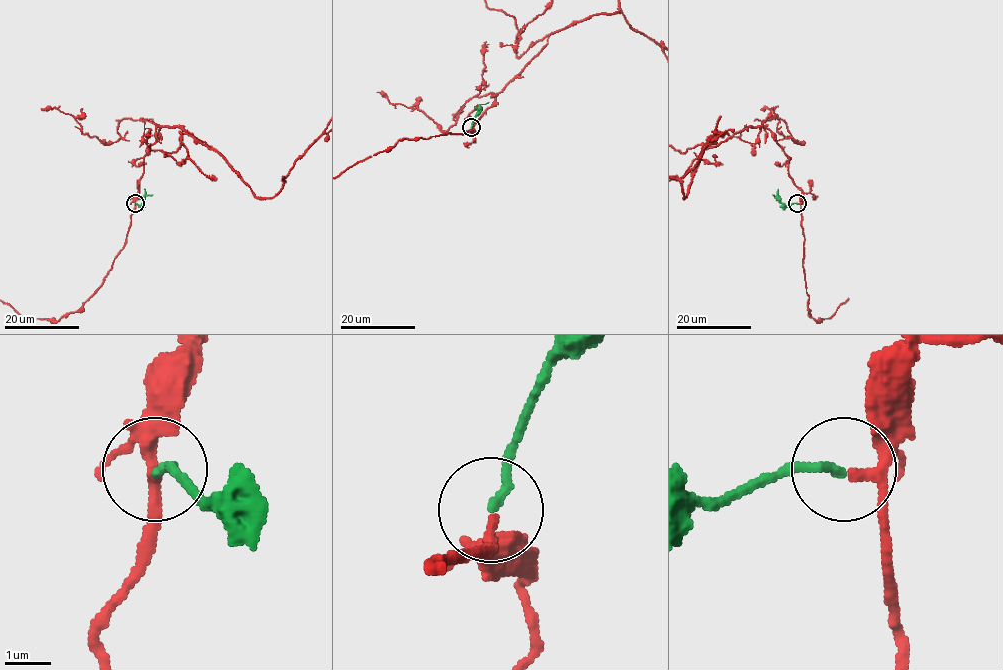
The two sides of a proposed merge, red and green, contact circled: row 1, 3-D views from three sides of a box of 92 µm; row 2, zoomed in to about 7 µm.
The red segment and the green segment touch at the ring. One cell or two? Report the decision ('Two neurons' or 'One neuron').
One neuron

